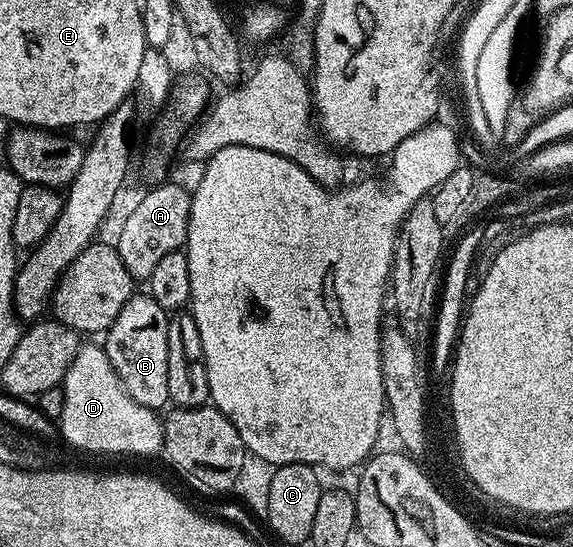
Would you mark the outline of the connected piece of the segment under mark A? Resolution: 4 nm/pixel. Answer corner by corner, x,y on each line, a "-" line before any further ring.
161,184
151,189
132,208
115,239
118,255
131,278
137,282
146,282
162,256
186,245
190,207
191,194
188,189
186,191
179,184

